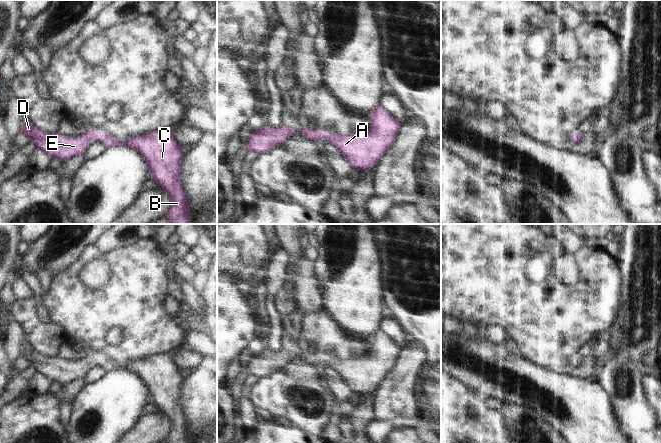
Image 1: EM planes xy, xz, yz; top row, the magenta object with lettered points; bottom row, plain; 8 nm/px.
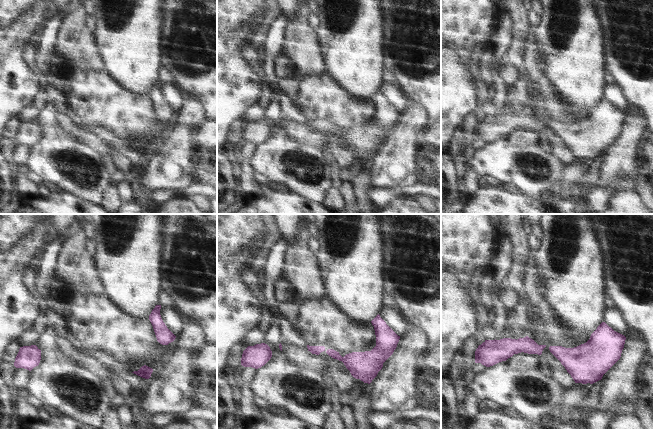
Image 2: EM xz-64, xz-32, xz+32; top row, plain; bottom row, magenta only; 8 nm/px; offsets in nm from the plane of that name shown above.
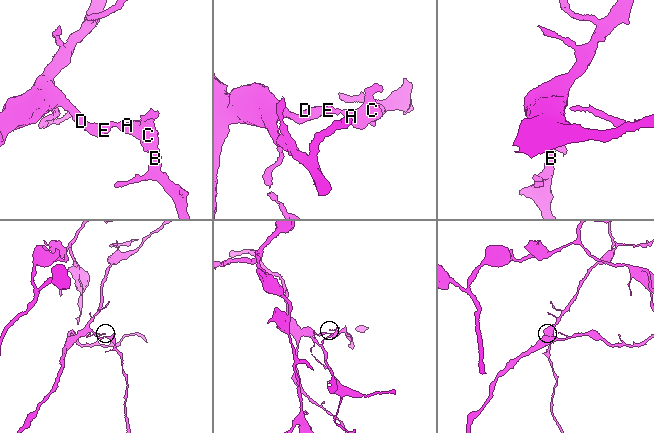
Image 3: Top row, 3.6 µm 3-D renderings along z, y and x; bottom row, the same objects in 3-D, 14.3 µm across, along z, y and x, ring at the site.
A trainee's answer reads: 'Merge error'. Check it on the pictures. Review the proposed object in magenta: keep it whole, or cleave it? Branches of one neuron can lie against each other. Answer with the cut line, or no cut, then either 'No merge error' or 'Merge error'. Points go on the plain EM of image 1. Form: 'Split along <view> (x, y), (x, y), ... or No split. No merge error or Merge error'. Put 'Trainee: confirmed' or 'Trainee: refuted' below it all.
No split. No merge error
Trainee: refuted

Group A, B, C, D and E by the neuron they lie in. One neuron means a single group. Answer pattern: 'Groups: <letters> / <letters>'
Groups: A B C D E

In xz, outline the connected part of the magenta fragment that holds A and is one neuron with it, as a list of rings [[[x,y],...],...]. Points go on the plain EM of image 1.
[[[380,328],[373,333],[370,343],[370,352],[360,358],[341,360],[320,353],[311,354],[305,349],[302,349],[300,358],[316,366],[325,362],[341,376],[352,392],[367,396],[377,389],[385,375],[394,367],[401,351],[401,347]]]

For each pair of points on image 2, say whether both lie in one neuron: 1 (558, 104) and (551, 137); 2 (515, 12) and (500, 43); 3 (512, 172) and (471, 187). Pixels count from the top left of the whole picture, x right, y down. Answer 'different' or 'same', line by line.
1: different
2: different
3: different

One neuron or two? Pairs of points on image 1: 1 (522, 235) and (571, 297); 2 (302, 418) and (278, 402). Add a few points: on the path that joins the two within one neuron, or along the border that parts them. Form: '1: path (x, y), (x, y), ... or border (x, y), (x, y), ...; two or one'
1: path (522, 252), (522, 256), (554, 288); one
2: path (296, 412), (284, 402); one

